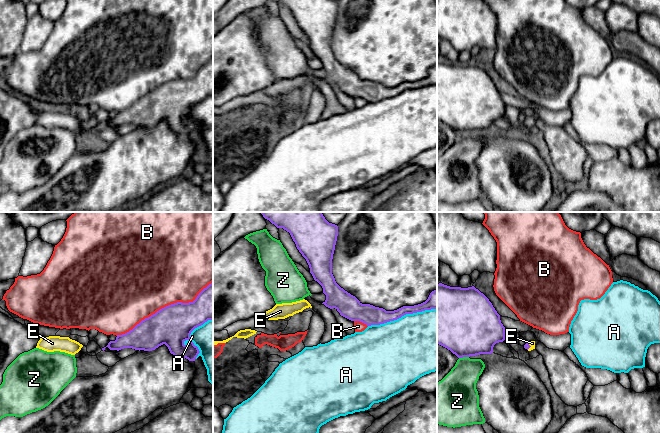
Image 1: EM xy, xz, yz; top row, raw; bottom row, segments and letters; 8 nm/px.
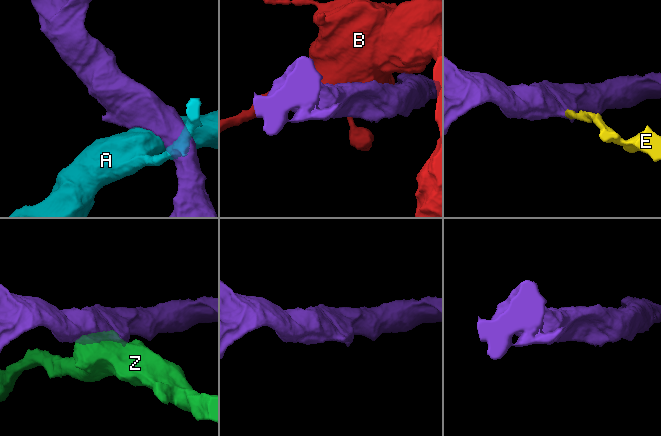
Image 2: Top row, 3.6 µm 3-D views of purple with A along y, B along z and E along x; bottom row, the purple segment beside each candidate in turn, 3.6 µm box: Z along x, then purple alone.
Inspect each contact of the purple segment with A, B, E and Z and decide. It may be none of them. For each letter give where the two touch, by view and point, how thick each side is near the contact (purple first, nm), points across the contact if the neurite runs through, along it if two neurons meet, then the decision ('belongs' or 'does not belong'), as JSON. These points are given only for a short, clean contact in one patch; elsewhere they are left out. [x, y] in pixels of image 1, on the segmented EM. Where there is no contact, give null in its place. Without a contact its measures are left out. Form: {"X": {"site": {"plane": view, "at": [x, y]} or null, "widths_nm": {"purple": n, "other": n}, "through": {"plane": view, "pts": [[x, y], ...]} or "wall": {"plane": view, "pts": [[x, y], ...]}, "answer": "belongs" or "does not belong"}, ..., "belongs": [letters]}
{"A": {"site": {"plane": "xz", "at": [402, 315]}, "widths_nm": {"purple": 160, "other": 480}, "answer": "does not belong"}, "B": {"site": {"plane": "xy", "at": [164, 307]}, "widths_nm": {"purple": 320, "other": 500}, "answer": "does not belong"}, "E": {"site": {"plane": "yz", "at": [530, 346]}, "widths_nm": {"purple": 50, "other": 50}, "through": {"plane": "yz", "pts": [[526, 346], [530, 346], [532, 343]]}, "answer": "belongs"}, "Z": {"site": {"plane": "yz", "at": [463, 356]}, "widths_nm": {"purple": 480, "other": 280}, "answer": "does not belong"}, "belongs": ["E"]}

